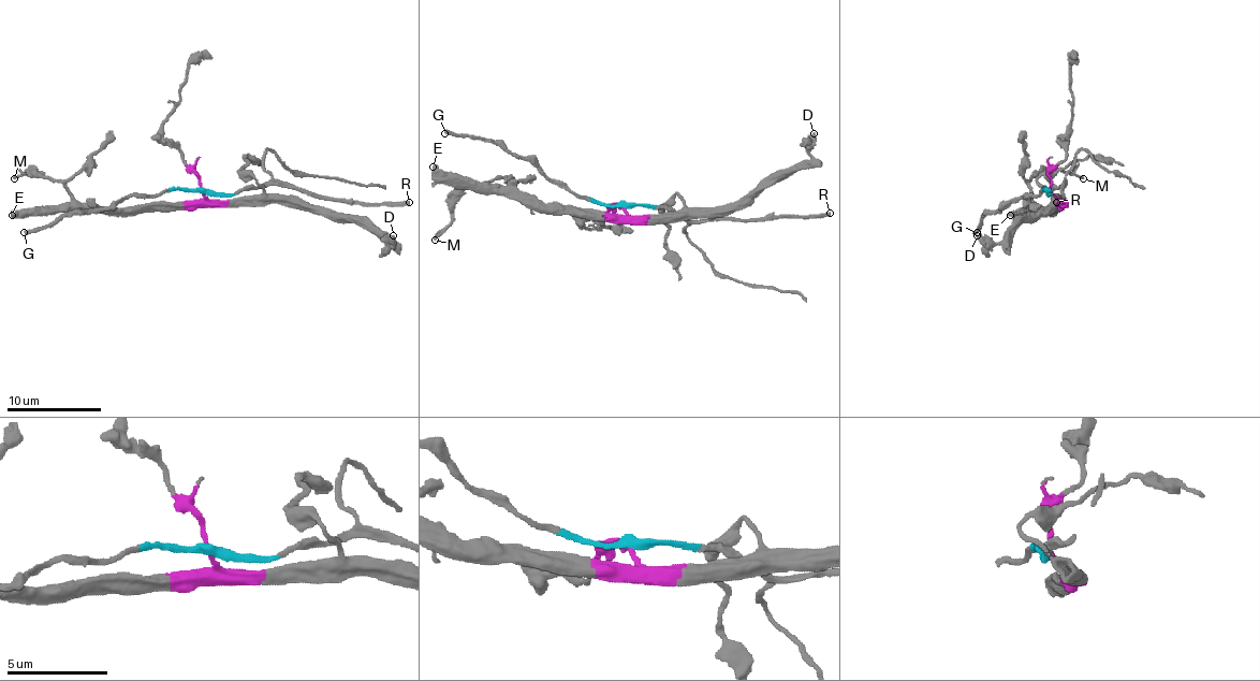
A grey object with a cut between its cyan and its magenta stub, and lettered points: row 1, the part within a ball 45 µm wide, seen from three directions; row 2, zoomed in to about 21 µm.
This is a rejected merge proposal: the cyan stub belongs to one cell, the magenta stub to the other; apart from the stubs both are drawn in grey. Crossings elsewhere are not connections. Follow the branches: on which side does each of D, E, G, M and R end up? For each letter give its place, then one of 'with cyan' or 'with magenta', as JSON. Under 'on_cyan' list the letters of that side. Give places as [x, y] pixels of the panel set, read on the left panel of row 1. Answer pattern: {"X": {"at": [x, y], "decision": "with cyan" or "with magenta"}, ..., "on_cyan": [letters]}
{"D": {"at": [393, 235], "decision": "with magenta"}, "E": {"at": [12, 215], "decision": "with magenta"}, "G": {"at": [24, 232], "decision": "with cyan"}, "M": {"at": [14, 178], "decision": "with magenta"}, "R": {"at": [409, 202], "decision": "with cyan"}, "on_cyan": ["G", "R"]}

